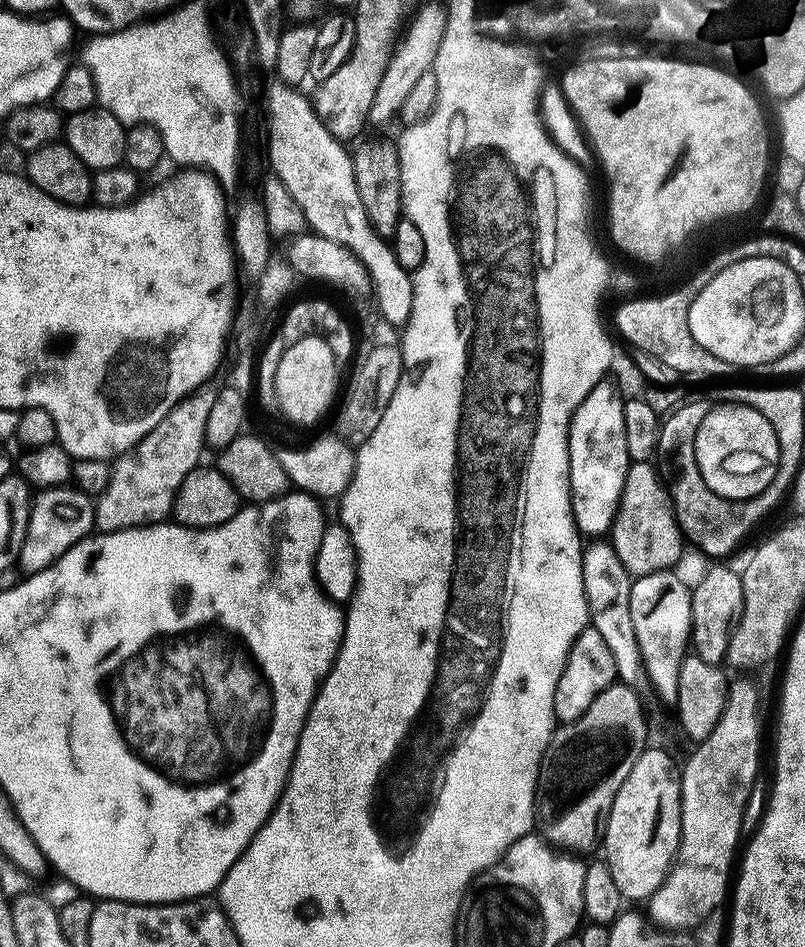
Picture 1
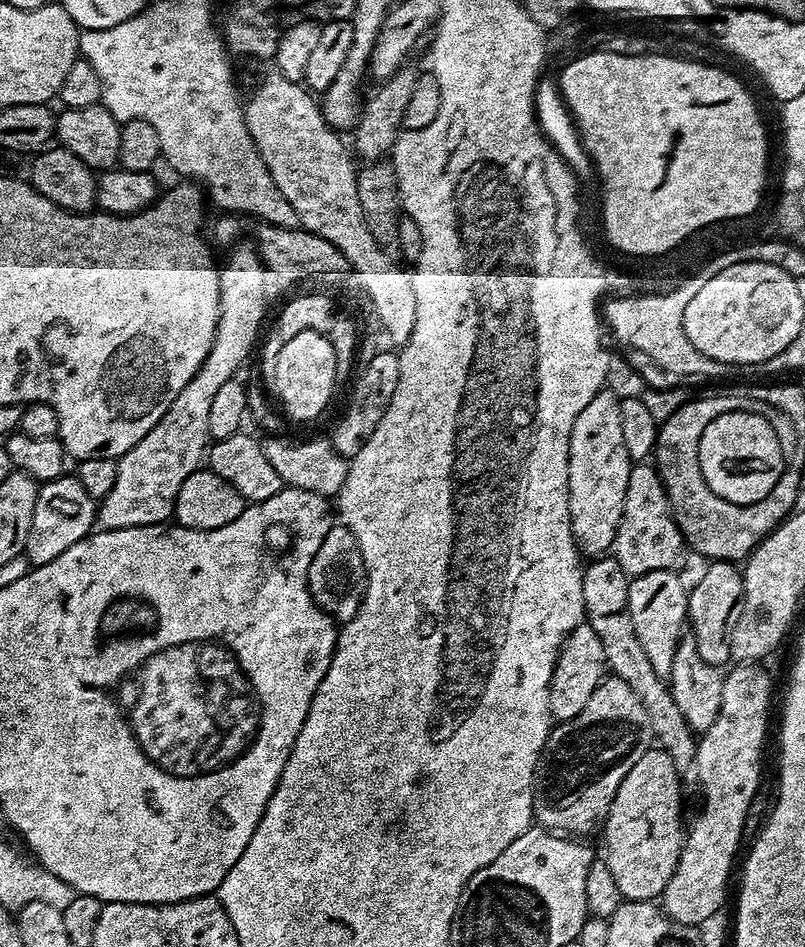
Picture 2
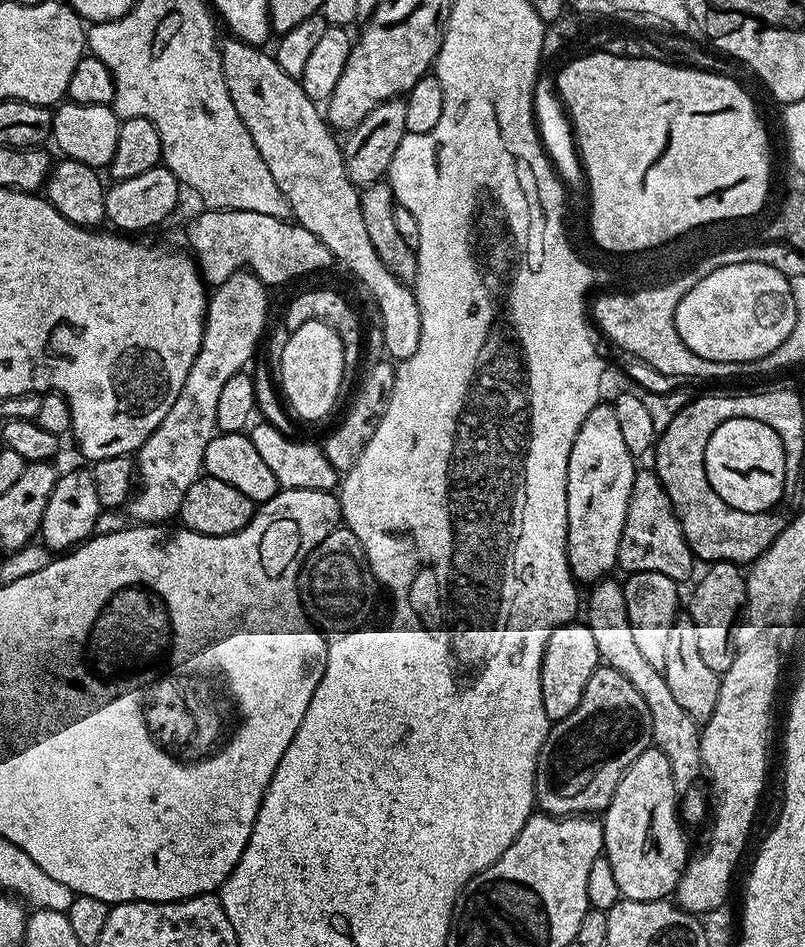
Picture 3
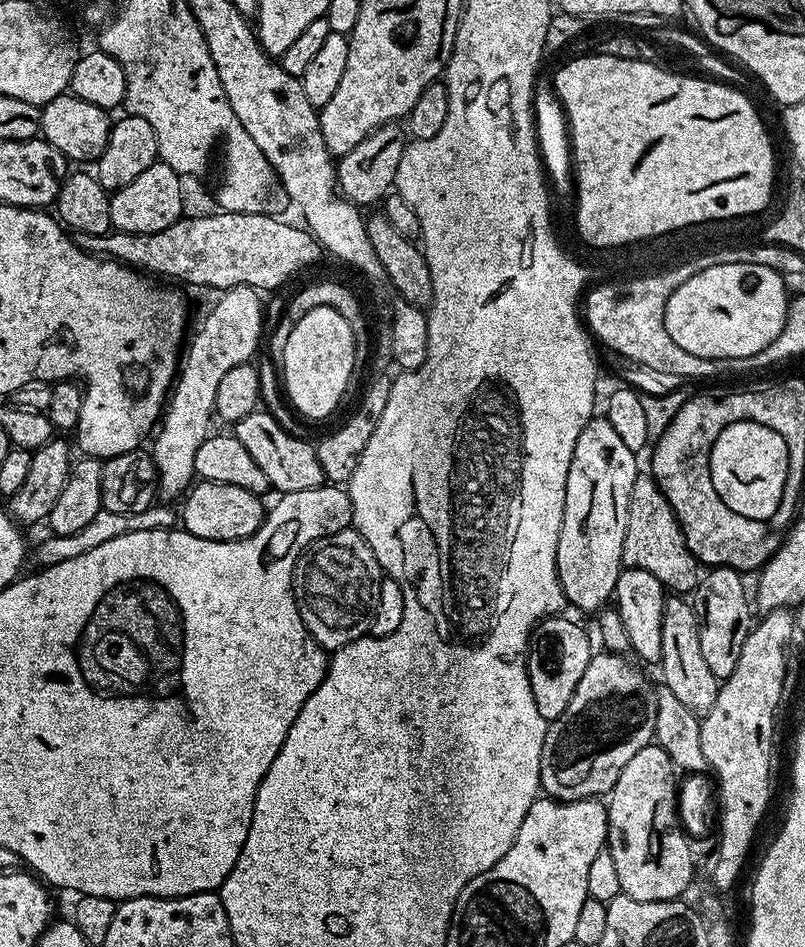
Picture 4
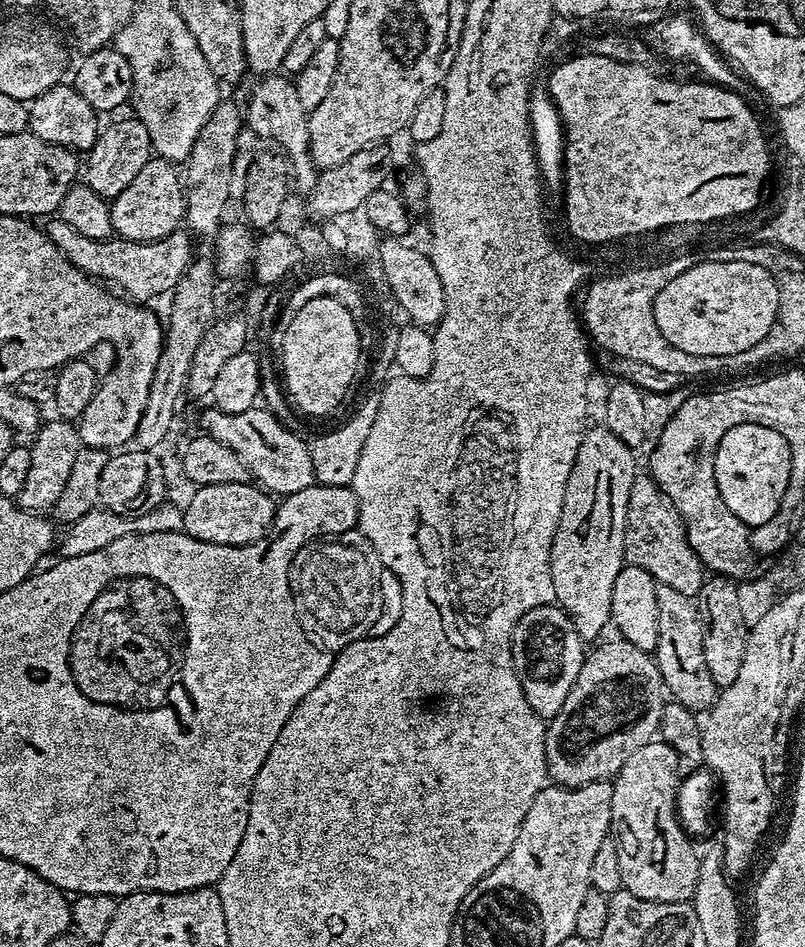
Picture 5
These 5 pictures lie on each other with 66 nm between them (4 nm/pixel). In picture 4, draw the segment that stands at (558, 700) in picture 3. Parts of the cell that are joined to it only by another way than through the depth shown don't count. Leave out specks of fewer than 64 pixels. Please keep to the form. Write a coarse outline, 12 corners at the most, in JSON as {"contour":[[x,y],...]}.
{"contour":[[557,614],[528,641],[538,714],[557,720],[594,654],[584,628]]}

